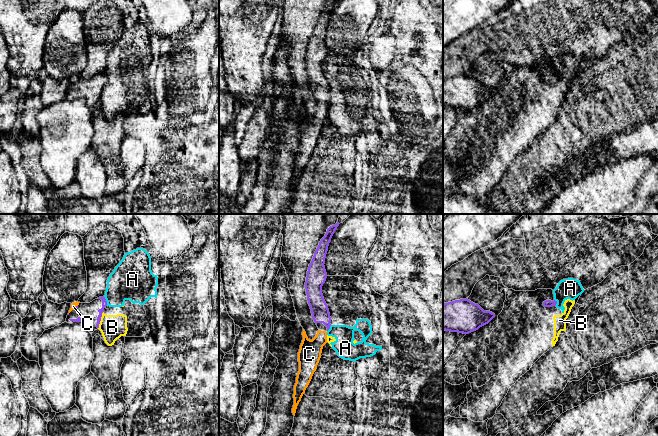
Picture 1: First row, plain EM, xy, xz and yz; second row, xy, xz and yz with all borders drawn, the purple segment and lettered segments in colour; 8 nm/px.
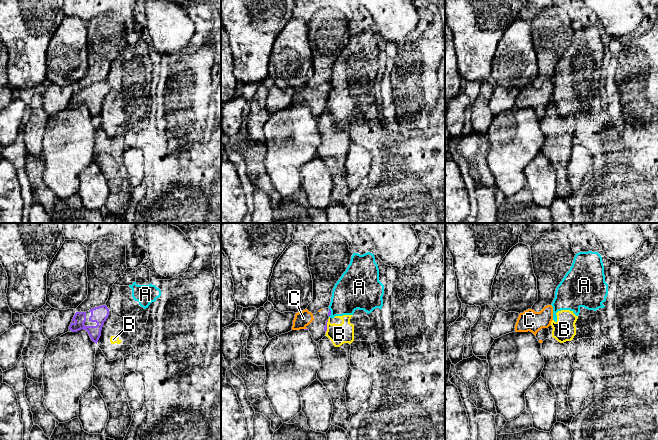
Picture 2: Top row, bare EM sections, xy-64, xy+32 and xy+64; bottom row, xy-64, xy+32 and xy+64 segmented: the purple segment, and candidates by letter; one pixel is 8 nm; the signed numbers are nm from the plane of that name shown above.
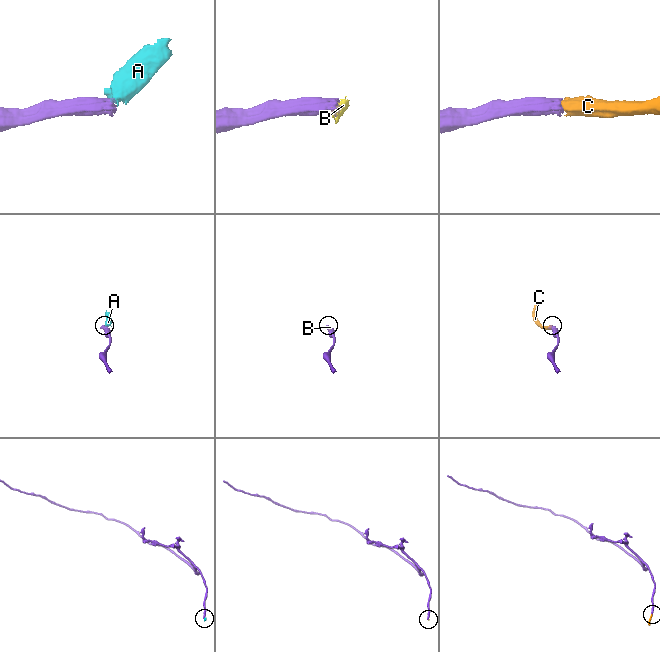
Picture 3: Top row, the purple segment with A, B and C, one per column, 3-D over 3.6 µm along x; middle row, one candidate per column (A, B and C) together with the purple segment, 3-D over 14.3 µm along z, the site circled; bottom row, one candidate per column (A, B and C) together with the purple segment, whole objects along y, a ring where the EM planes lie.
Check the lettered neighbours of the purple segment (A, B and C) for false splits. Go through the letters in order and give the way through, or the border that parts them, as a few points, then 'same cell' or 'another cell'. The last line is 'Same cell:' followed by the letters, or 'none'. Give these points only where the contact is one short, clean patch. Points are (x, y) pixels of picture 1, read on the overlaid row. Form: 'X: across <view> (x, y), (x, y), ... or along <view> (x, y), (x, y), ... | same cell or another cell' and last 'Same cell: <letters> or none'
A: along xy (104, 296), (107, 305) | another cell
B: along xy (103, 311), (98, 328) | another cell
C: same cell
Same cell: C

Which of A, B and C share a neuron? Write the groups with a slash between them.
A B / C

